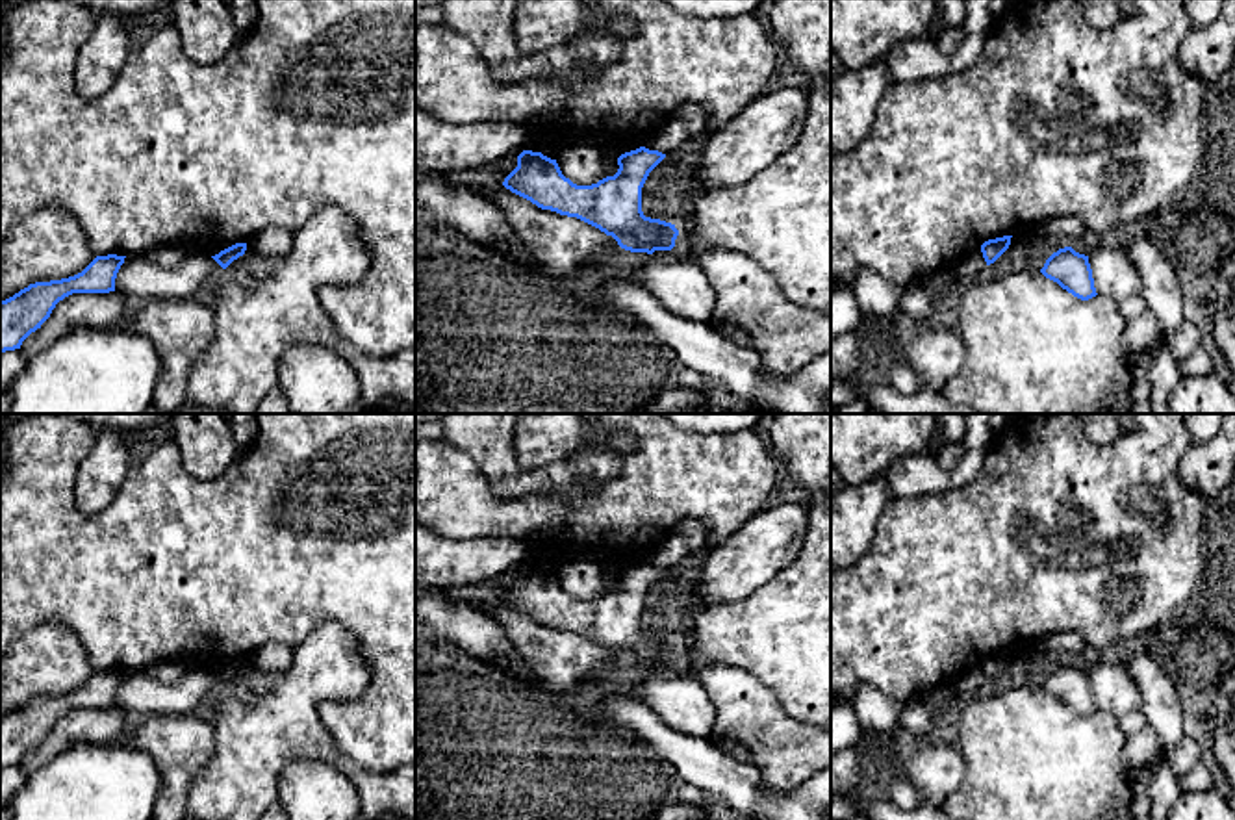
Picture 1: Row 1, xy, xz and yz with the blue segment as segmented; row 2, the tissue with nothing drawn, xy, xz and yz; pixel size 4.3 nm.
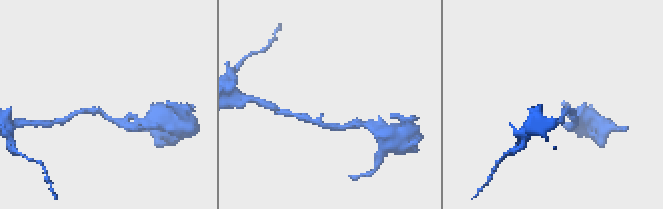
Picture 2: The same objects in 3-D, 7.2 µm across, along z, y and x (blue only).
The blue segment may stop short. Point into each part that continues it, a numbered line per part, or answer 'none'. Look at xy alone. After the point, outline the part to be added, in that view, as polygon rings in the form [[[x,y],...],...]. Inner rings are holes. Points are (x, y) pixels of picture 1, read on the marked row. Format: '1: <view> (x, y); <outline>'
none

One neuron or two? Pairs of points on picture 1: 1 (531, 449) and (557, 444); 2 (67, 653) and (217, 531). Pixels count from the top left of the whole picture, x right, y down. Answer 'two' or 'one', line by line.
1: one
2: two

